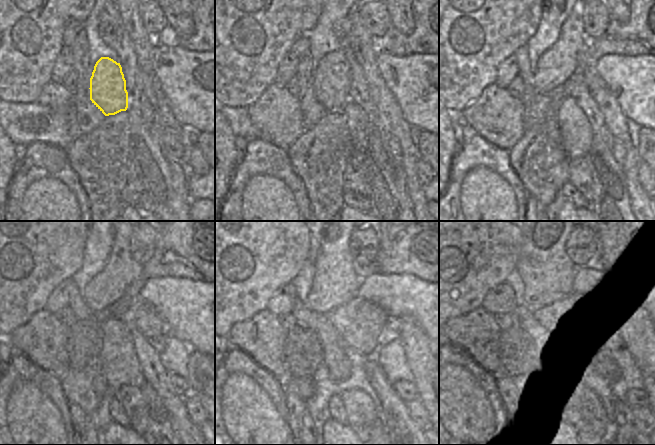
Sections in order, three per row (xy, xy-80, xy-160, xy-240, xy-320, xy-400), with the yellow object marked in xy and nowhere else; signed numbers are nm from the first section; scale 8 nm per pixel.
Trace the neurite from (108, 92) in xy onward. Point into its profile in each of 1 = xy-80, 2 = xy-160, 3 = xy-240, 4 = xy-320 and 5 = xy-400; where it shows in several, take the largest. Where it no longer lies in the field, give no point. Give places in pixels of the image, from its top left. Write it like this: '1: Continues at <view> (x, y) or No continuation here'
1: Continues at xy-80 (331, 84)
2: Continues at xy-160 (556, 65)
3: Continues at xy-240 (108, 287)
4: Continues at xy-320 (336, 280)
5: Continues at xy-400 (549, 274)

